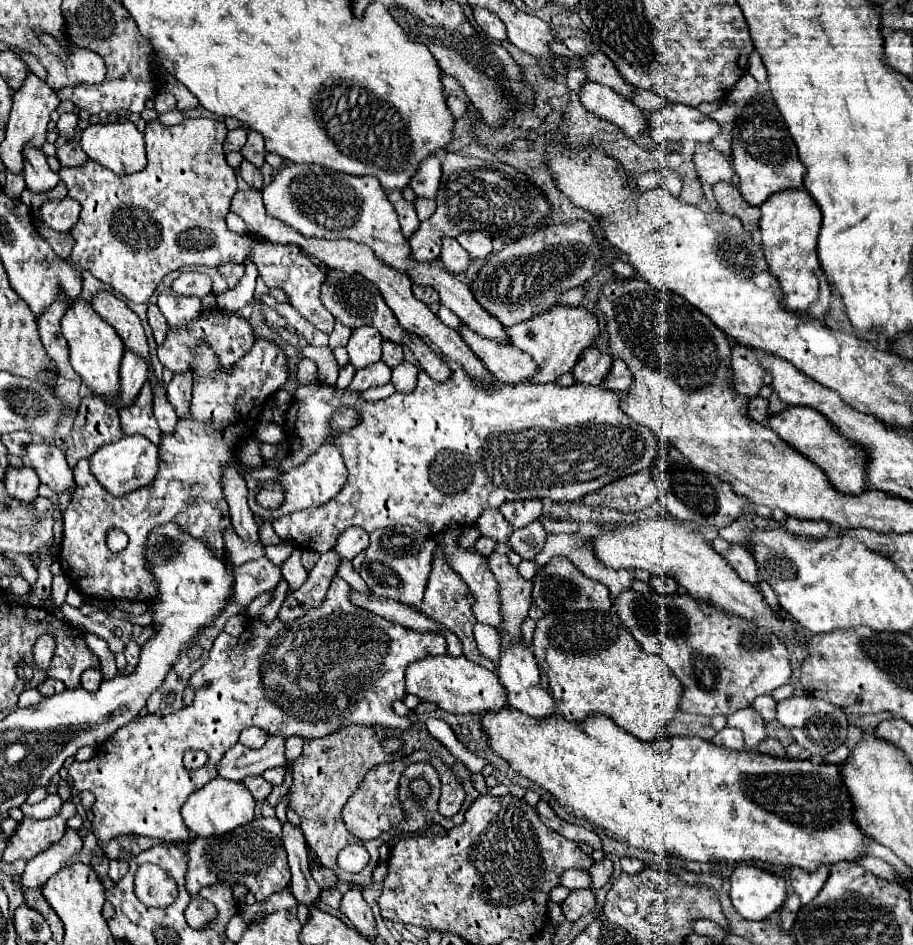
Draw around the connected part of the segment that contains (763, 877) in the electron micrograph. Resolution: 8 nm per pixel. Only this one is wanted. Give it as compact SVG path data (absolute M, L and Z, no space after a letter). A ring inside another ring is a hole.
M738 865L730 875L730 897L736 911L750 919L768 919L784 905L786 881L766 869L754 865Z

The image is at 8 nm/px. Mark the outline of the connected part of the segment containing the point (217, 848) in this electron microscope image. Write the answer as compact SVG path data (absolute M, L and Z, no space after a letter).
M256 817L220 837L196 837L188 845L188 857L190 865L186 873L186 887L192 895L214 883L242 883L250 887L256 901L266 901L270 895L290 885L290 869L286 849L282 845L282 823L276 817Z

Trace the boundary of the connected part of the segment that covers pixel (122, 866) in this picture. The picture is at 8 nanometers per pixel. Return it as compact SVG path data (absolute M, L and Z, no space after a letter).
M112 859L110 861L110 879L116 883L122 879L122 875L126 873L126 861L122 859Z

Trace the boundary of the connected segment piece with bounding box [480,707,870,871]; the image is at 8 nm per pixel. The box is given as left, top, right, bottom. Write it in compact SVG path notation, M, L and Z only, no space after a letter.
M502 707L502 711L486 711L480 713L480 725L488 737L488 745L494 751L494 755L508 761L510 769L514 769L518 775L526 777L528 781L536 783L538 787L550 791L556 801L572 815L572 817L584 817L590 823L594 823L594 831L602 840L605 853L615 853L609 848L612 840L624 842L628 847L643 849L656 855L682 857L686 861L706 861L706 863L738 863L738 861L754 861L754 863L770 863L770 865L784 865L784 867L802 867L806 871L814 871L818 865L832 865L838 861L854 861L856 857L866 853L866 847L870 839L860 833L856 823L850 819L854 817L850 797L846 789L842 787L842 779L838 773L838 765L814 765L810 761L800 759L776 759L770 755L762 755L758 751L732 751L722 749L706 739L700 739L698 735L664 735L658 741L640 741L632 737L630 733L622 731L612 719L606 715L588 715L582 721L566 721L560 713L554 713L548 719L532 719L516 709Z

